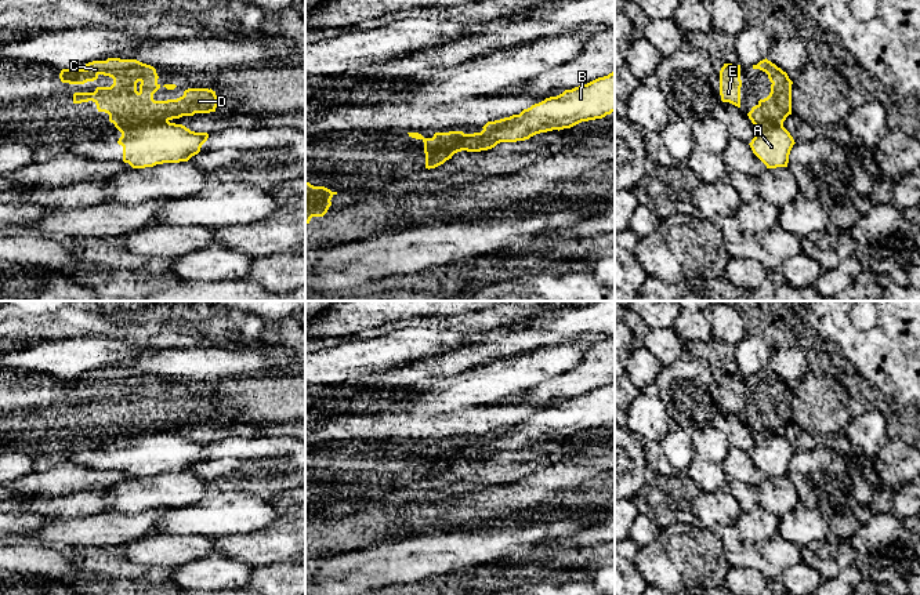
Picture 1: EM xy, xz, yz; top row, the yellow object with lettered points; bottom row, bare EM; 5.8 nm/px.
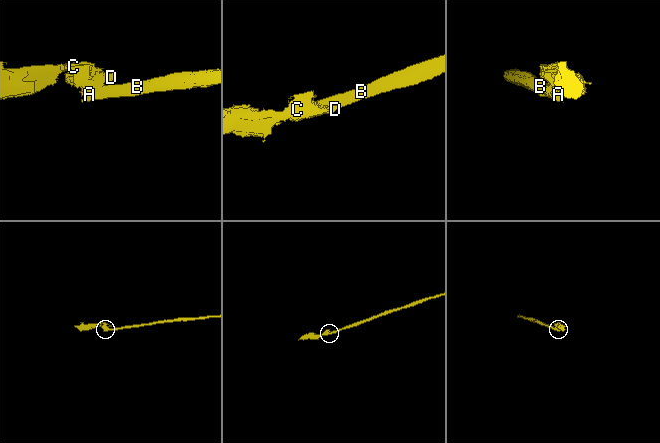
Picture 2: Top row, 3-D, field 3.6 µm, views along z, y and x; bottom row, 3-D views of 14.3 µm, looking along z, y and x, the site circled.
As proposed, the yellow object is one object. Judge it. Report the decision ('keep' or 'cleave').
cleave

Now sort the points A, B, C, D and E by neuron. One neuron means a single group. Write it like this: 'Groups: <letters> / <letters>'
Groups: A B / C D E

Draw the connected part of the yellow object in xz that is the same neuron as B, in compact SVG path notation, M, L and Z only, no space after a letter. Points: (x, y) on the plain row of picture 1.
M615 381L546 407L519 424L488 431L481 442L449 440L432 447L446 451L446 464L461 460L481 461L500 451L525 450L540 442L559 440L582 431L602 428L612 421L615 421Z

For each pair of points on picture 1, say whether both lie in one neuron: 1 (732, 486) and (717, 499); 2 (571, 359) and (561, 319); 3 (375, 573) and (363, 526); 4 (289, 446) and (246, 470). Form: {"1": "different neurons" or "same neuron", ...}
{"1": "different neurons", "2": "different neurons", "3": "different neurons", "4": "same neuron"}

